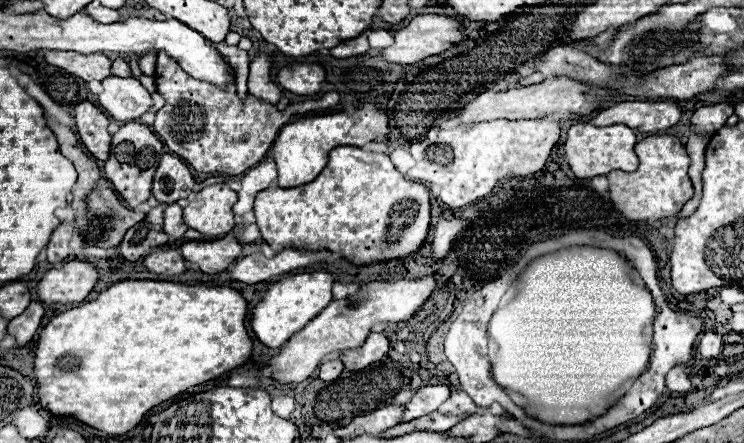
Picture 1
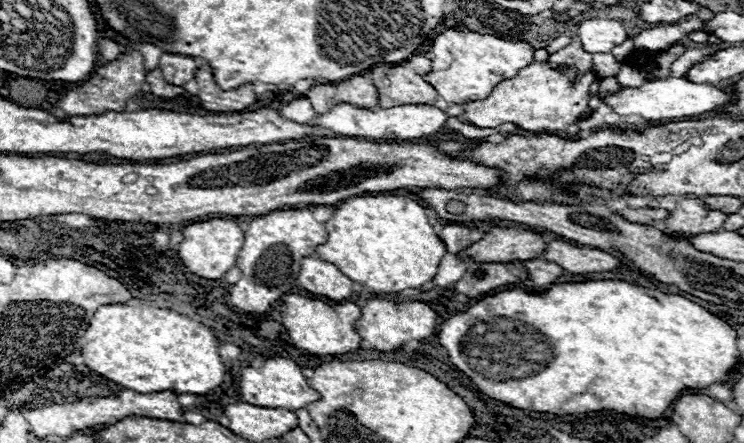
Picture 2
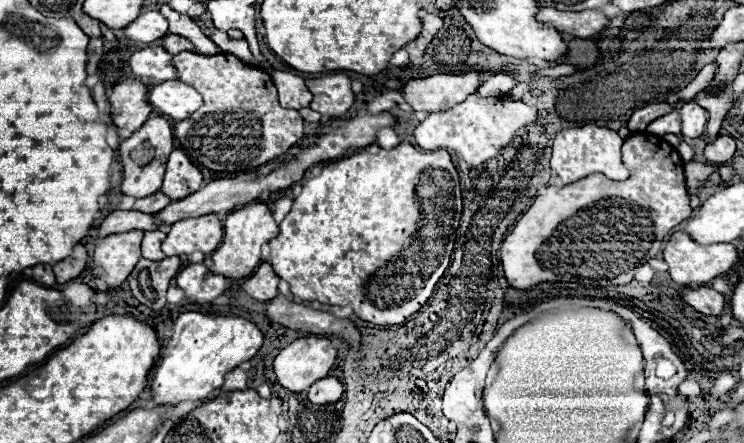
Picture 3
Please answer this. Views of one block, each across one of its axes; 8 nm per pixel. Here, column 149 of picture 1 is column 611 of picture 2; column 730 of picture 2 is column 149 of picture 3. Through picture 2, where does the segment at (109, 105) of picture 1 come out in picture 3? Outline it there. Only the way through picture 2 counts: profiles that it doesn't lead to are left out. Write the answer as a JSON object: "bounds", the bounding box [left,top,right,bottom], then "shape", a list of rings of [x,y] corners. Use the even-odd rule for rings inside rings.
{"bounds":[148,80,204,122],"shape":[[[168,80],[154,86],[148,92],[148,102],[152,108],[158,108],[174,122],[186,120],[192,112],[196,112],[196,108],[204,104],[200,92],[180,80]]]}

